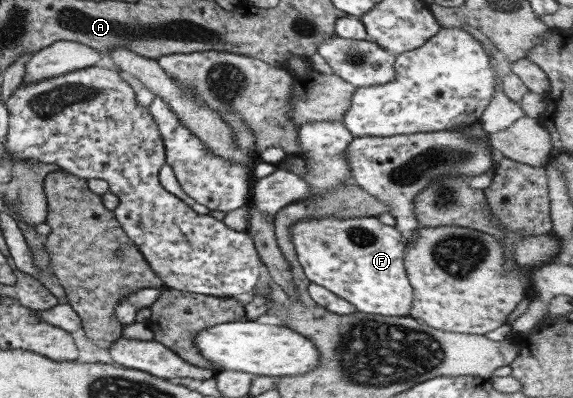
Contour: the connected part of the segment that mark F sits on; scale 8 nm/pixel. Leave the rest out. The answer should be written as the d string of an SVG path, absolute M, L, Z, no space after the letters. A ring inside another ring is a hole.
M309 217L289 227L297 261L305 277L328 289L353 305L358 312L382 316L405 317L411 309L411 286L405 279L402 253L405 249L400 233L394 226L383 225L371 217Z

